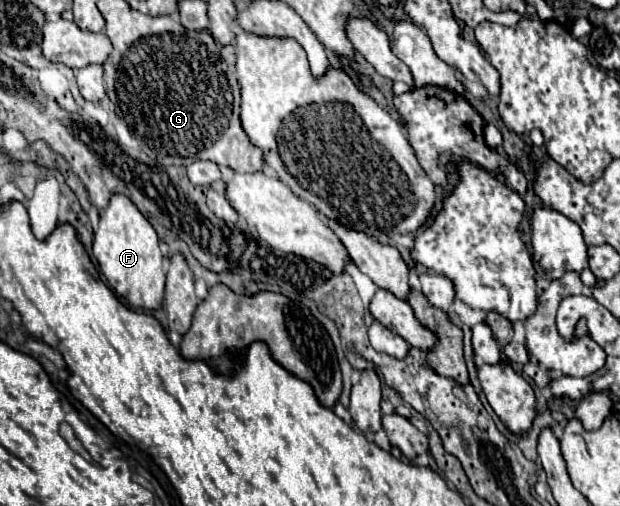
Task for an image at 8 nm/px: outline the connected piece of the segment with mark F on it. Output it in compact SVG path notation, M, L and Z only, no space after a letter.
M113 194L109 206L101 214L99 228L93 240L93 256L99 262L109 286L135 308L155 310L161 306L165 290L163 254L159 250L159 238L151 222L139 212L139 208L123 194Z

